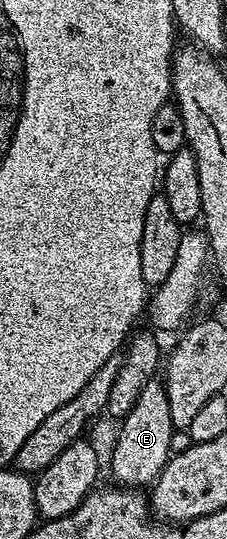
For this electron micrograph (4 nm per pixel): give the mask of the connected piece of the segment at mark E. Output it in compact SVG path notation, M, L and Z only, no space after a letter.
M156 379L145 385L137 403L133 403L133 411L122 418L119 438L115 441L115 450L111 453L111 473L118 484L123 487L150 486L159 472L167 465L167 458L172 456L171 436L176 436L173 419L169 419L169 395L167 386Z

